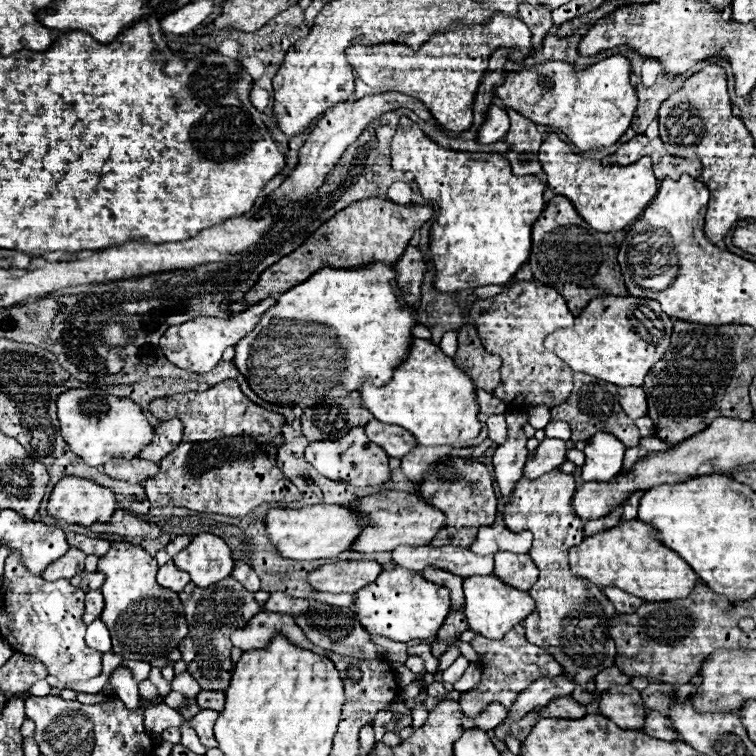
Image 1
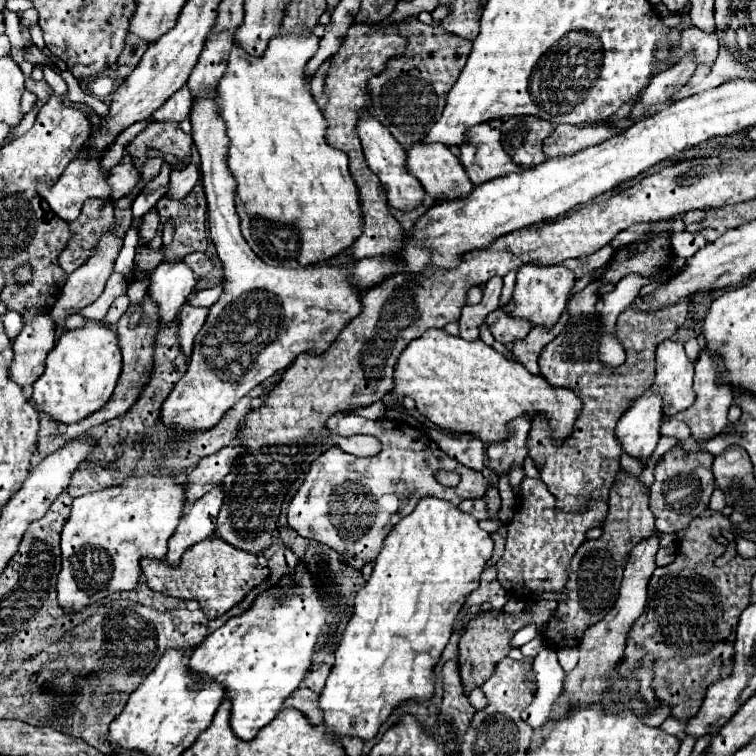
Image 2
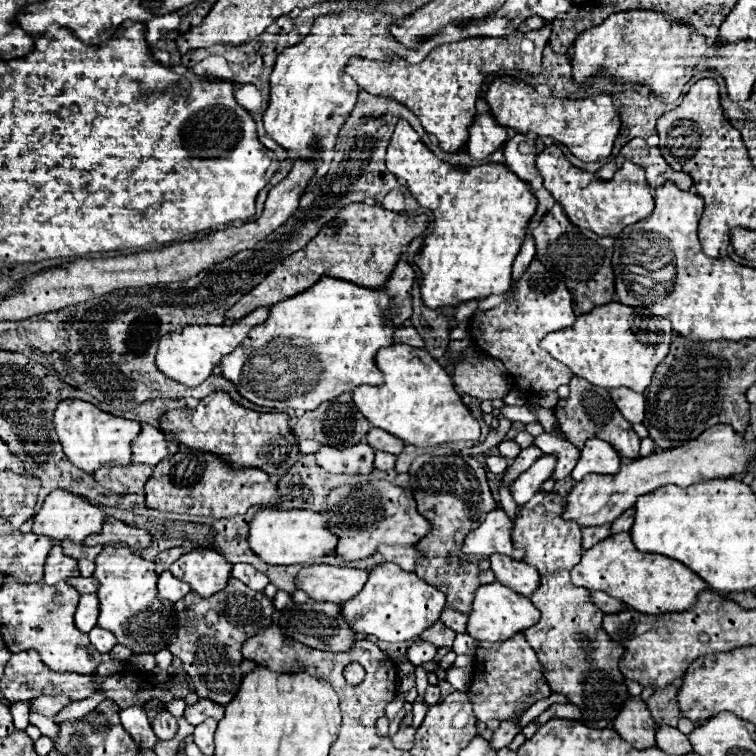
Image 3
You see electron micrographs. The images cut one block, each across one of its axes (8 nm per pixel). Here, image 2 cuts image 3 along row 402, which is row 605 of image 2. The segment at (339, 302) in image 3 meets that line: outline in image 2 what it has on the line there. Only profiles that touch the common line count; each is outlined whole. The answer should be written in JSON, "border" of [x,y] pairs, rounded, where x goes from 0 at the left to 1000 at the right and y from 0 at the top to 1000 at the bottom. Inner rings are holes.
{"border":[[[394,746],[386,762],[344,786],[328,810],[304,817],[254,862],[249,876],[251,889],[291,902],[299,923],[307,926],[304,963],[312,976],[333,979],[344,963],[362,952],[376,926],[410,889],[429,820],[431,810],[415,767],[405,749]]]}

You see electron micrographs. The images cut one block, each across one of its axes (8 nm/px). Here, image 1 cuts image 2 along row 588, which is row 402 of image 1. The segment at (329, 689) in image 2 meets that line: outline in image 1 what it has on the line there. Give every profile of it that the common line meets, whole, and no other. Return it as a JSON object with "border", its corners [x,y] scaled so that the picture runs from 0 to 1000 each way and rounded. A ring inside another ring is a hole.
{"border":[[[545,450],[542,468],[521,487],[521,497],[508,511],[481,505],[476,513],[479,537],[495,548],[497,556],[540,569],[556,590],[585,590],[601,585],[616,585],[635,574],[635,558],[630,553],[632,534],[627,532],[624,503],[601,484],[577,455],[569,450]]]}

